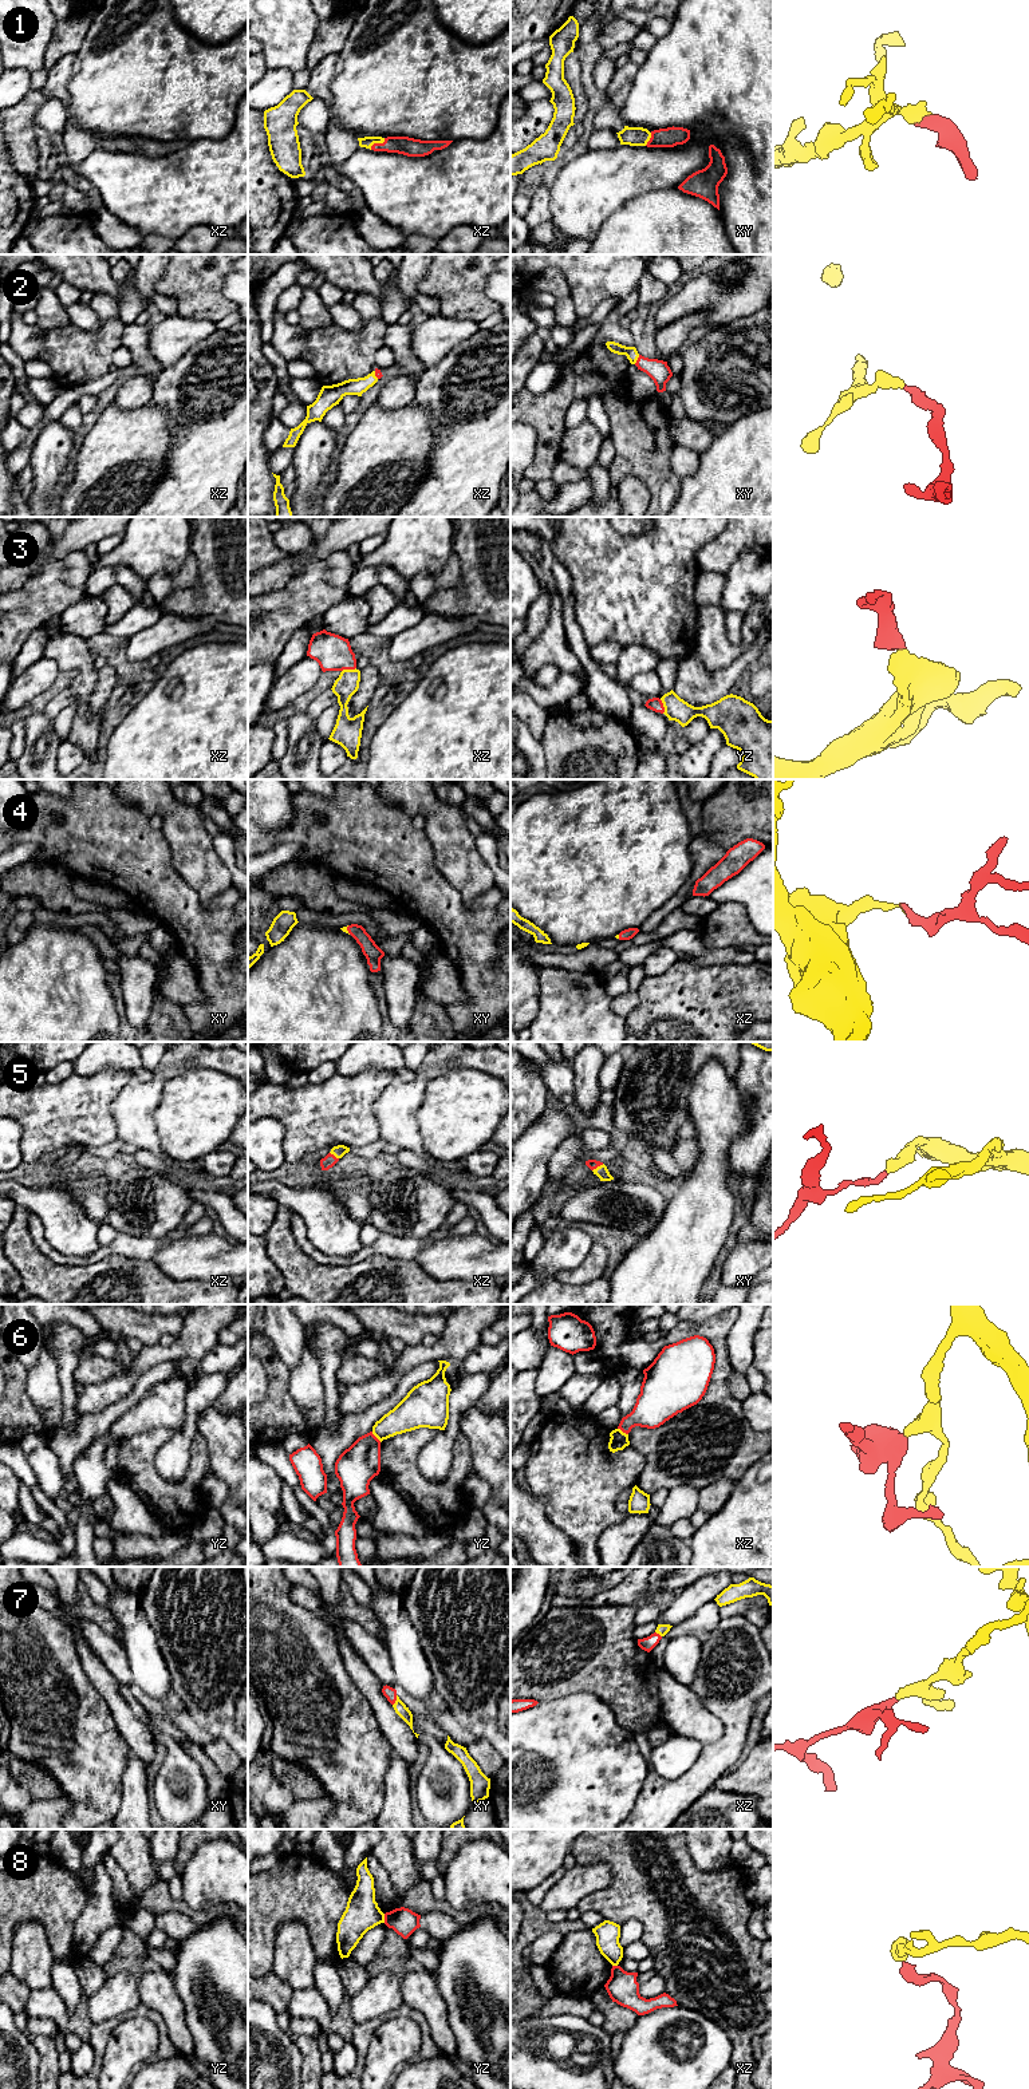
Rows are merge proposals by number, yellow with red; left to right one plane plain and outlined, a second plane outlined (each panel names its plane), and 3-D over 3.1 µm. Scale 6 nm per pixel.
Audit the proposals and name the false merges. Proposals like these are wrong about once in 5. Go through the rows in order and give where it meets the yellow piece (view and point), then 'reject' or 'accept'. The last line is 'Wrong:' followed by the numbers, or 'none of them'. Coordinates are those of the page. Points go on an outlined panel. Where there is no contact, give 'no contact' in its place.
1: contact xz (377, 142); accept
2: contact xy (637, 359); accept
3: contact xz (349, 670); accept
4: contact xy (346, 930); accept
5: contact xy (598, 1167); accept
6: contact yz (377, 1437); reject
7: contact xy (395, 1701); accept
8: contact yz (383, 1918); reject
Wrong: 6, 8

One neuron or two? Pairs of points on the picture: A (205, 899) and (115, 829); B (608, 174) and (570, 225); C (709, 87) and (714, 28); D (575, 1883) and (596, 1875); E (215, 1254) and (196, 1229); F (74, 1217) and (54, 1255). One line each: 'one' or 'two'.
A: two
B: one
C: one
D: one
E: two
F: two

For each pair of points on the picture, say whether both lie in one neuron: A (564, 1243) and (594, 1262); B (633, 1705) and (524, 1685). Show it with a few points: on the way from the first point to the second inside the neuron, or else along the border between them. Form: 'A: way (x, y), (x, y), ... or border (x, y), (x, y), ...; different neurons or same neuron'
A: border (594, 1243), (580, 1263), (558, 1274); different neurons
B: way (606, 1679), (551, 1679); same neuron

